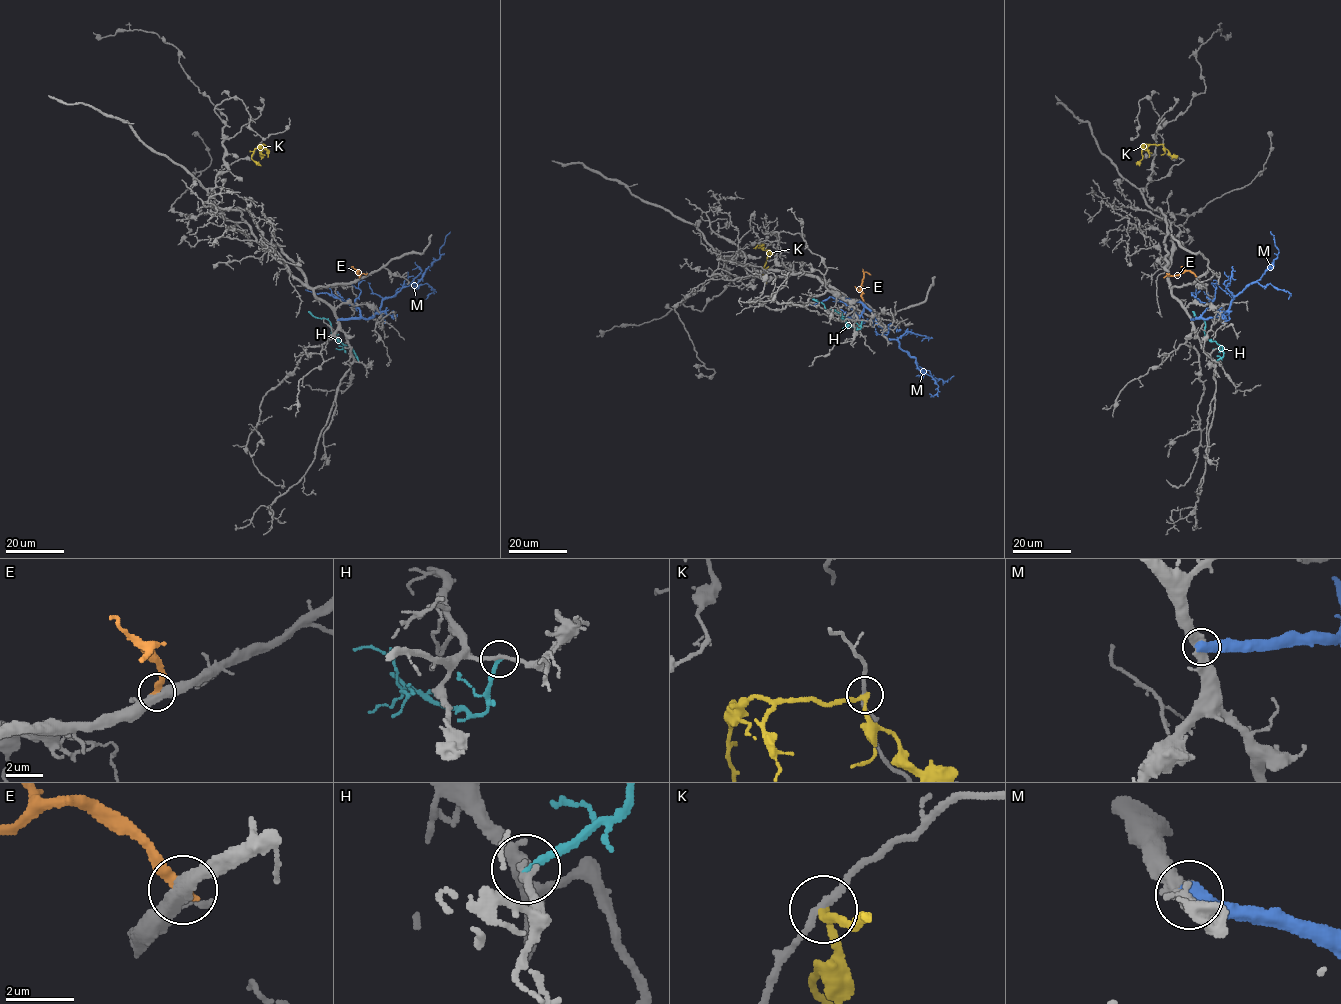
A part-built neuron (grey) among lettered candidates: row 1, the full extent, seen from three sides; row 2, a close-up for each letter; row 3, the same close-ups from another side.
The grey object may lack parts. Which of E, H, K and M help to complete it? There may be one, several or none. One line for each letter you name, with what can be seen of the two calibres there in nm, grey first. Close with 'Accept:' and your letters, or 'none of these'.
Accept: none of these

